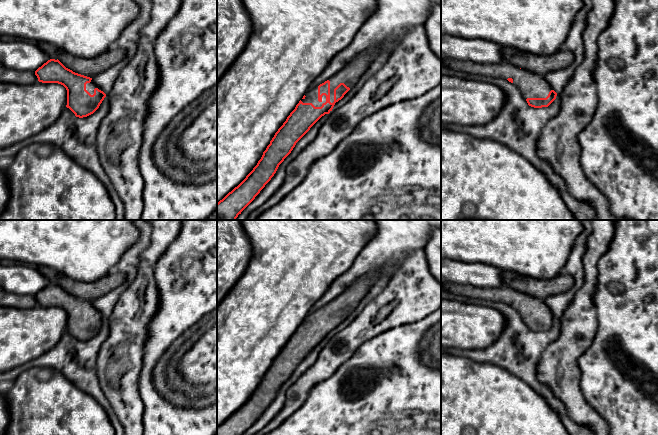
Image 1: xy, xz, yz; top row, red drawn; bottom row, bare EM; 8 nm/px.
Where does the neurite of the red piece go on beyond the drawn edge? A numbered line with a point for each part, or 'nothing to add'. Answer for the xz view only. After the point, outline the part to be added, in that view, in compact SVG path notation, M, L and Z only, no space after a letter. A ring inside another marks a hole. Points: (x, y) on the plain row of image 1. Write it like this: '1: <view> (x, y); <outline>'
1: xz (312, 319); M318 310L309 313L308 316L305 318L305 322L301 325L303 327L312 327L315 331L321 331L323 327L326 326L326 320L322 320L322 325L318 325Z

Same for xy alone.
1: xy (90, 311); M93 303L91 304L90 307L87 307L87 308L86 308L86 314L87 314L91 319L94 318L94 313L95 313L95 312L98 312L98 313L99 313L99 311L98 311L97 308L93 305ZM99 313L99 314L100 314L100 313Z

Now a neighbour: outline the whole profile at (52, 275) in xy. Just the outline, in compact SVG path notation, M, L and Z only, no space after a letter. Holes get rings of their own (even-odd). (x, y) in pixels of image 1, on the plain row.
M37 266L37 269L49 280L50 283L59 283L62 274L53 268L46 266Z

